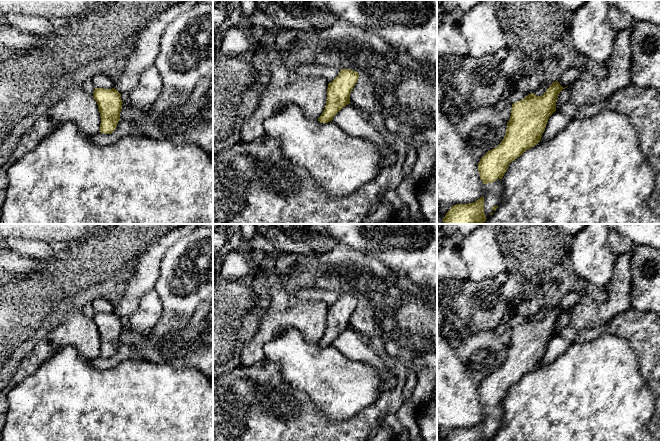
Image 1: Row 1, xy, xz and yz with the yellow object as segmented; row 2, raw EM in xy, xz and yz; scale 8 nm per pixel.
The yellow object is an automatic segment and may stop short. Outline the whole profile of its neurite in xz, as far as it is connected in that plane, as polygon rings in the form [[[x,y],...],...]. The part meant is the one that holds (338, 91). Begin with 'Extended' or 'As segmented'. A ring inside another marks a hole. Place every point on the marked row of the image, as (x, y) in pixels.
As segmented. [[[350,69],[340,70],[339,75],[328,84],[325,109],[318,118],[320,123],[328,123],[350,103],[350,94],[357,83],[359,74]]]

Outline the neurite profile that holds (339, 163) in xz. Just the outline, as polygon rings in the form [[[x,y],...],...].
[[[295,104],[263,122],[265,135],[276,140],[284,156],[292,164],[306,168],[329,196],[344,197],[371,180],[378,180],[382,169],[382,151],[369,139],[352,137],[333,120],[320,123],[318,119],[308,119]]]

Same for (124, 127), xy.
[[[120,118],[116,129],[111,134],[99,133],[92,137],[92,142],[99,146],[111,145],[133,133],[135,133],[135,123]]]

